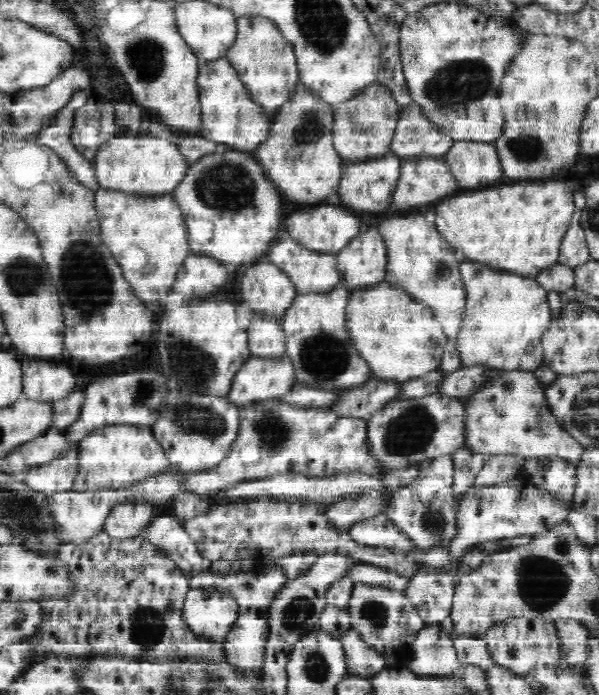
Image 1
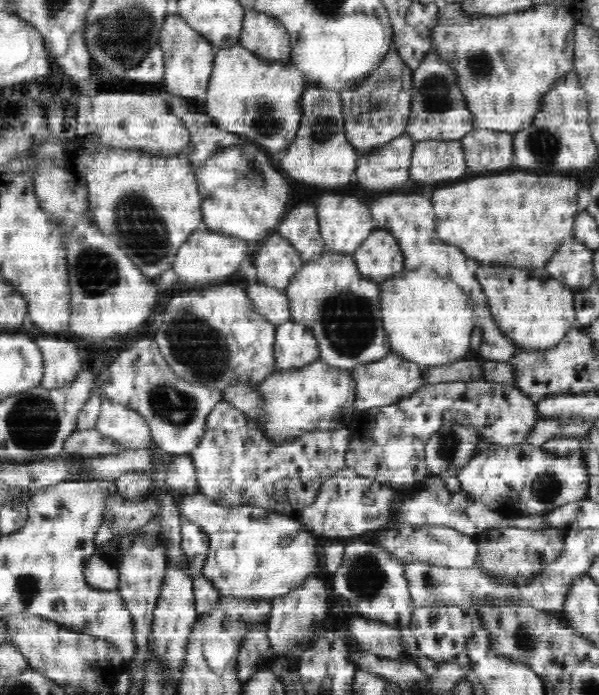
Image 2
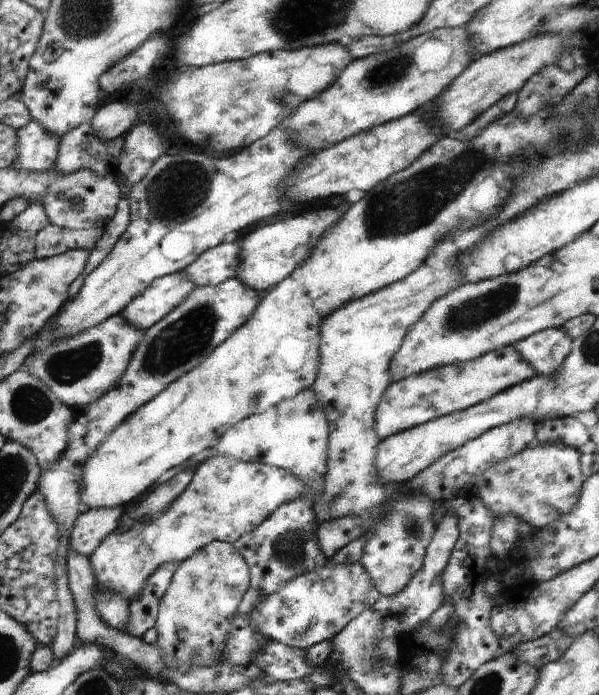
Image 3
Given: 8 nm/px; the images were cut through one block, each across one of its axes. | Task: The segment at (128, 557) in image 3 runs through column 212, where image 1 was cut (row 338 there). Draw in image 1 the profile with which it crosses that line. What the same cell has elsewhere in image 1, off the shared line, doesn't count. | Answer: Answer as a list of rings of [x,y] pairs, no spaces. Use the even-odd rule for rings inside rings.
[[[464,262],[464,268],[460,268],[460,274],[468,294],[463,326],[460,327],[455,342],[461,360],[460,368],[481,364],[498,370],[534,373],[539,366],[543,365],[542,340],[554,318],[551,306],[548,305],[548,290],[540,287],[535,279],[522,277],[518,273],[494,272],[474,262]]]

